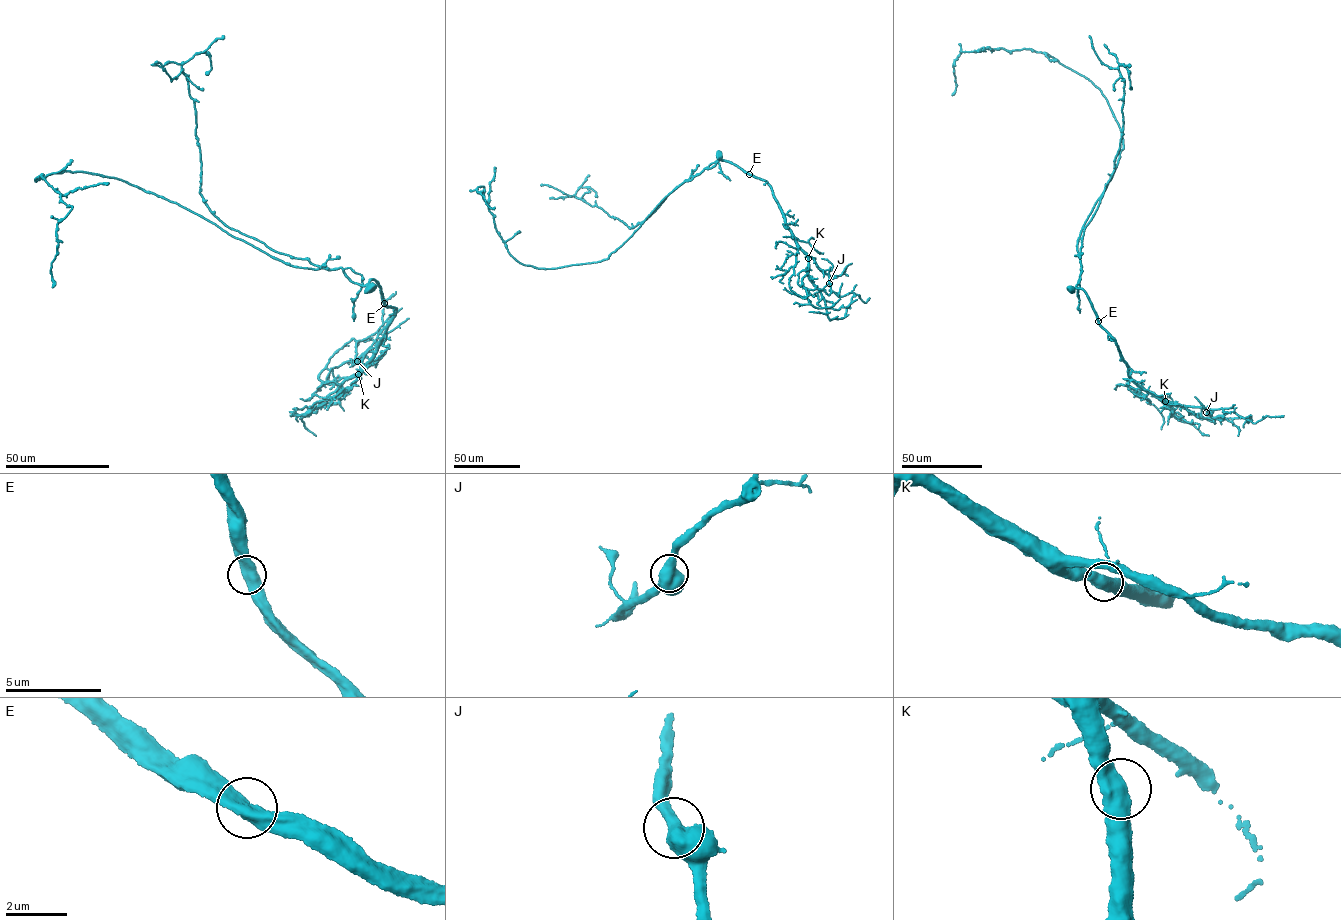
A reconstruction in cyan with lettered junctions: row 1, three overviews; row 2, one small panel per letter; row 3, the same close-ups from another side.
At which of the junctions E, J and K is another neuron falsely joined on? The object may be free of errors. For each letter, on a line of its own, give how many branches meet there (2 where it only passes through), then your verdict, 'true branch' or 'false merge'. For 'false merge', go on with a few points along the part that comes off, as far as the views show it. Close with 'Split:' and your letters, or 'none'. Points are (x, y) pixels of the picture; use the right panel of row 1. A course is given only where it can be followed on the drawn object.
E: branches 2; true branch
J: branches 2; true branch
K: branches 2; true branch
Split: none

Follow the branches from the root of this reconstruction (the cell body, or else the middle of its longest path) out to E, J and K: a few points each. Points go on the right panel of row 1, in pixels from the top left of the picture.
E: (1071, 289), (1086, 293), (1098, 321)
J: (1071, 289), (1086, 293), (1099, 324), (1114, 338), (1134, 382), (1161, 399), (1203, 408), (1206, 412)
K: (1071, 289), (1086, 293), (1099, 324), (1114, 338), (1129, 377), (1165, 401)

